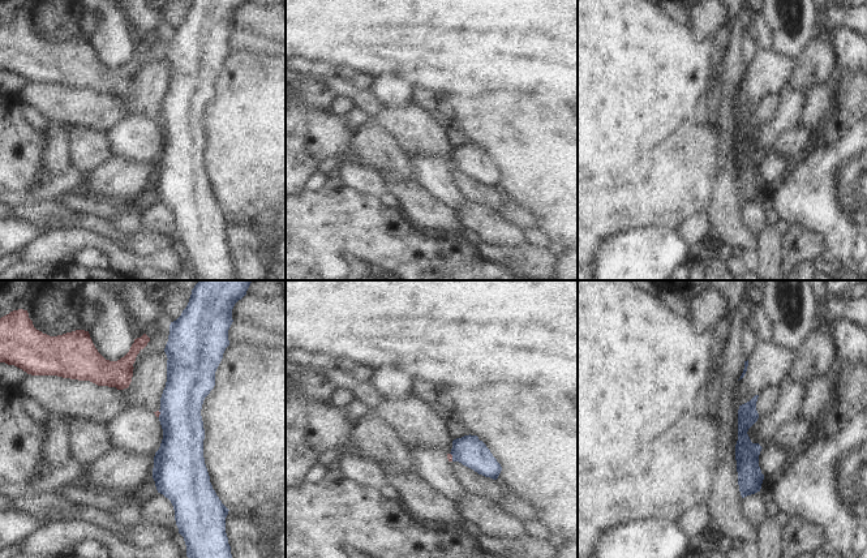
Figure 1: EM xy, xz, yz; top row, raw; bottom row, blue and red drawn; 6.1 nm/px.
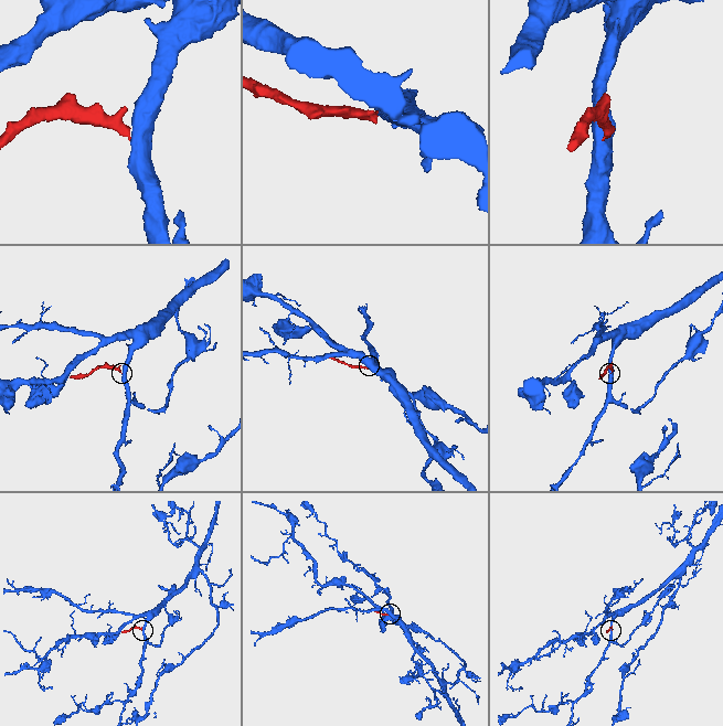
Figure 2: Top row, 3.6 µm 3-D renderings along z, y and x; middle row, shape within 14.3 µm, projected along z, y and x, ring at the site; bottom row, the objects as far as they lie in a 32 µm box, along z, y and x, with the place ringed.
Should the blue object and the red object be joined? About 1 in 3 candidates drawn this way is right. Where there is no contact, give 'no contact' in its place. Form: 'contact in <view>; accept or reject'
contact in xz; reject

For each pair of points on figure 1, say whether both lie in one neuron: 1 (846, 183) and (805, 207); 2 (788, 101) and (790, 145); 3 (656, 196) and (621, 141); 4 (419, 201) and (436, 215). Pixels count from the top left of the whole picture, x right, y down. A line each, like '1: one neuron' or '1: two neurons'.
1: one neuron
2: two neurons
3: two neurons
4: one neuron

